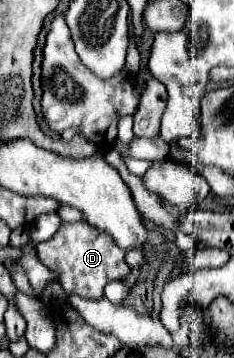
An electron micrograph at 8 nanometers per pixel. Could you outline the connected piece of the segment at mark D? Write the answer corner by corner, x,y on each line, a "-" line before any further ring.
62,222
50,240
36,244
36,250
40,262
58,274
60,286
66,294
74,292
82,298
98,300
102,298
102,290
108,282
122,280
130,274
130,266
124,262
124,250
114,246
114,240
108,234
102,234
84,222

